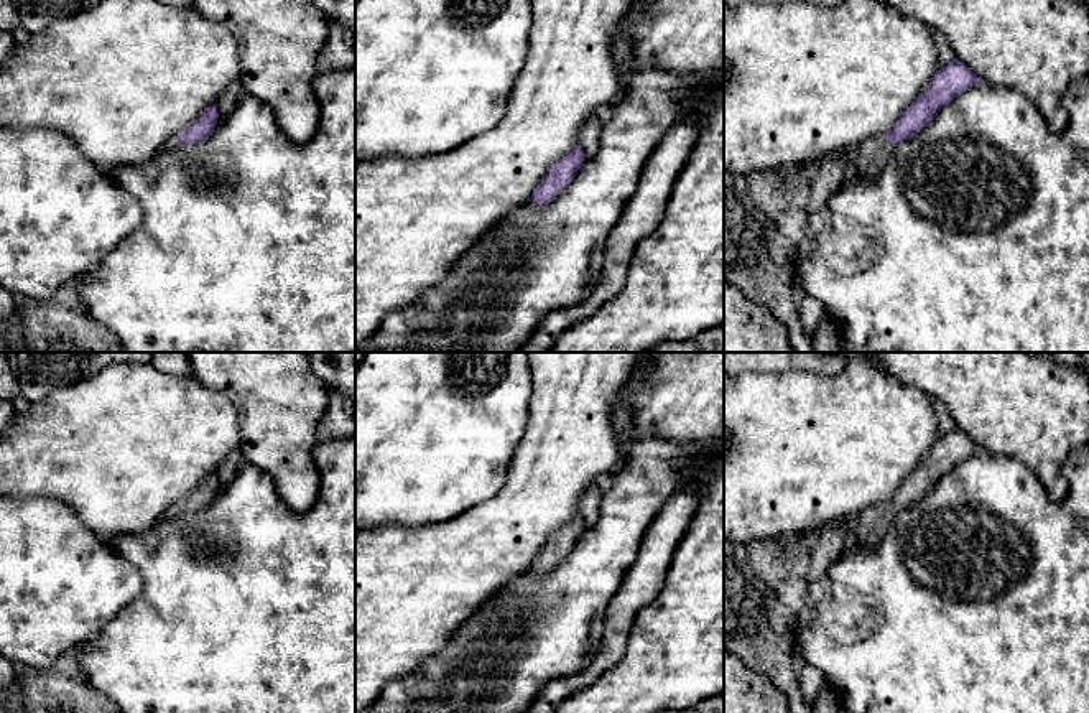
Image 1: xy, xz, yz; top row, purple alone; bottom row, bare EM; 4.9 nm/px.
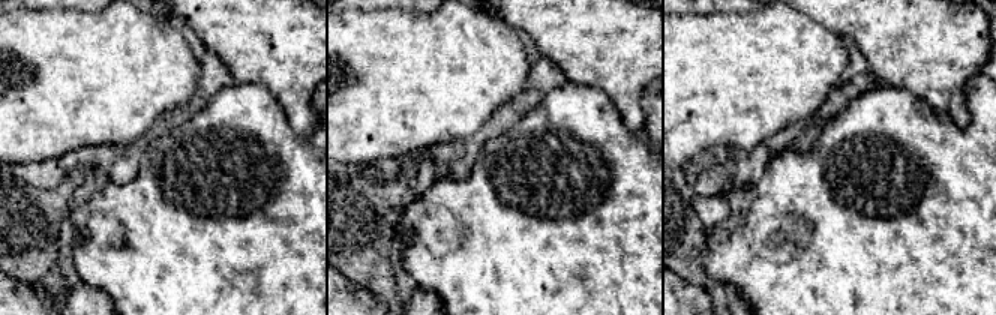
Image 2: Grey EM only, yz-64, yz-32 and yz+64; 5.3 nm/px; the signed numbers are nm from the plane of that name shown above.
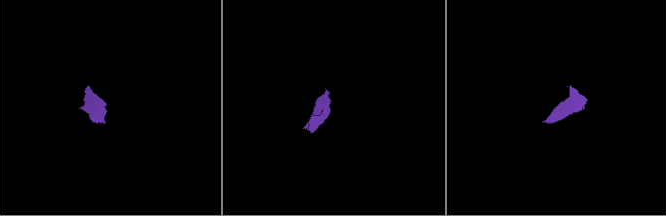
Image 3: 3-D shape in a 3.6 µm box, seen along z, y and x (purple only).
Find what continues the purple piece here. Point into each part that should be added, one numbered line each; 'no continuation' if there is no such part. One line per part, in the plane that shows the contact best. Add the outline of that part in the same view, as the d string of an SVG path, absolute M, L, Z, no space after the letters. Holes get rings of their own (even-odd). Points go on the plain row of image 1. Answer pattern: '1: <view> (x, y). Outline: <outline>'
1: yz (869, 529). Outline: M880 507L862 517L849 517L846 520L847 538L867 547L877 547L890 525L895 522L897 514Z

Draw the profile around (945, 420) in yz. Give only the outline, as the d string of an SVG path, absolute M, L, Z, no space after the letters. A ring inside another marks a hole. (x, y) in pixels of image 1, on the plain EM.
M933 398L931 403L938 418L939 436L944 436L956 428L956 423L939 398Z

